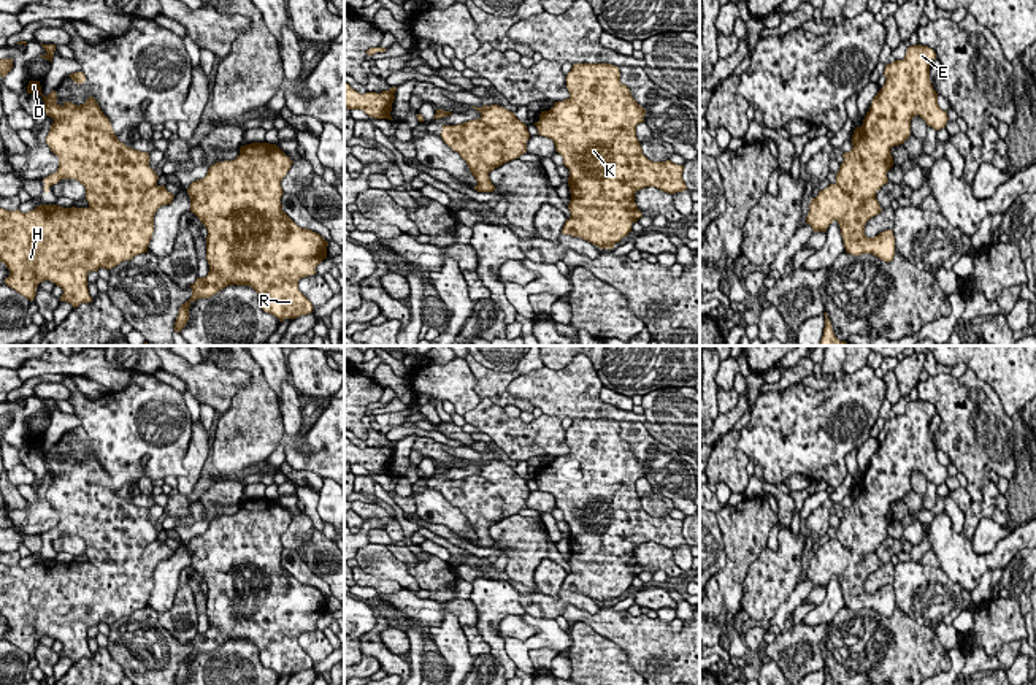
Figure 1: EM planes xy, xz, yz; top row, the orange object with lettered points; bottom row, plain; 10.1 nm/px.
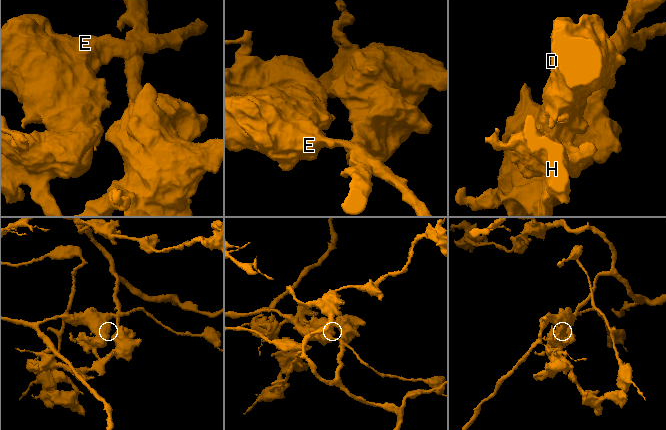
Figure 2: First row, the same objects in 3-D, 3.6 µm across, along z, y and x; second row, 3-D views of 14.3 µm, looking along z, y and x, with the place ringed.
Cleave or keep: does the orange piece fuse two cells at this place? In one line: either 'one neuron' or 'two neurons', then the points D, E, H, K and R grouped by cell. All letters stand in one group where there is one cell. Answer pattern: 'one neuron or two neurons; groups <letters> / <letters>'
two neurons; groups D E / H K R

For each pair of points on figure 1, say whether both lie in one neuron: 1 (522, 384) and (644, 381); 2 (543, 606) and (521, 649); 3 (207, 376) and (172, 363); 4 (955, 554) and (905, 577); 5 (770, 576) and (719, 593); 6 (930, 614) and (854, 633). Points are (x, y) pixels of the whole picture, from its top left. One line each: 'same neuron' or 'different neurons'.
1: different neurons
2: different neurons
3: same neuron
4: different neurons
5: different neurons
6: different neurons

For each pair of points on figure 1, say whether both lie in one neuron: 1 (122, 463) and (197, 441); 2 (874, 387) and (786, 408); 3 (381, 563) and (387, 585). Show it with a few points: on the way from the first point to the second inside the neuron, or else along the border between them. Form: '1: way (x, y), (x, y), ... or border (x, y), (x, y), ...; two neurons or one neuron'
1: border (192, 422), (186, 473), (176, 478); two neurons
2: way (852, 398), (840, 401), (830, 411), (808, 411); one neuron
3: border (360, 566), (376, 576), (394, 579), (402, 587); two neurons

